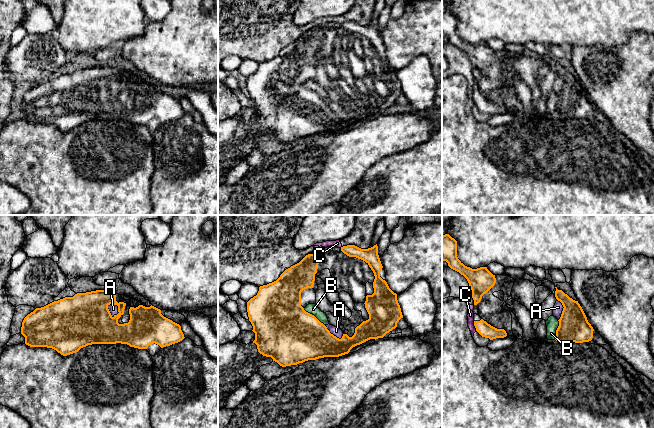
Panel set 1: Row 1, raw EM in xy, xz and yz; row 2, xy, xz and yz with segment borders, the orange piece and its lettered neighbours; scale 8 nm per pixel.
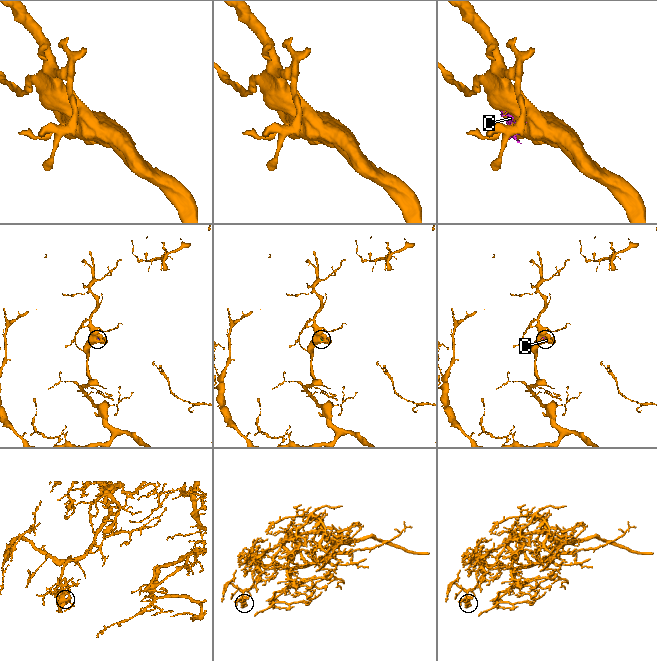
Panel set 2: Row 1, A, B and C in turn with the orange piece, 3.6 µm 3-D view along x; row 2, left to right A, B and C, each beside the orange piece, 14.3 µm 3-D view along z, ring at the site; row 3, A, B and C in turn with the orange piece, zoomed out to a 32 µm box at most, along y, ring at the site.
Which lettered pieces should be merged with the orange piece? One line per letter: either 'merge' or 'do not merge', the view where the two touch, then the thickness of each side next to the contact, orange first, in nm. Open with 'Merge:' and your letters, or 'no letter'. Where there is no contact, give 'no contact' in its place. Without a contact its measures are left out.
Merge: A, B
A: merge | xy | 420/70 nm
B: merge | xz | 460/90 nm
C: do not merge | yz | 110/50 nm

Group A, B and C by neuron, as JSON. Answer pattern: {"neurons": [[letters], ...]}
{"neurons": [["A", "B"], ["C"]]}

